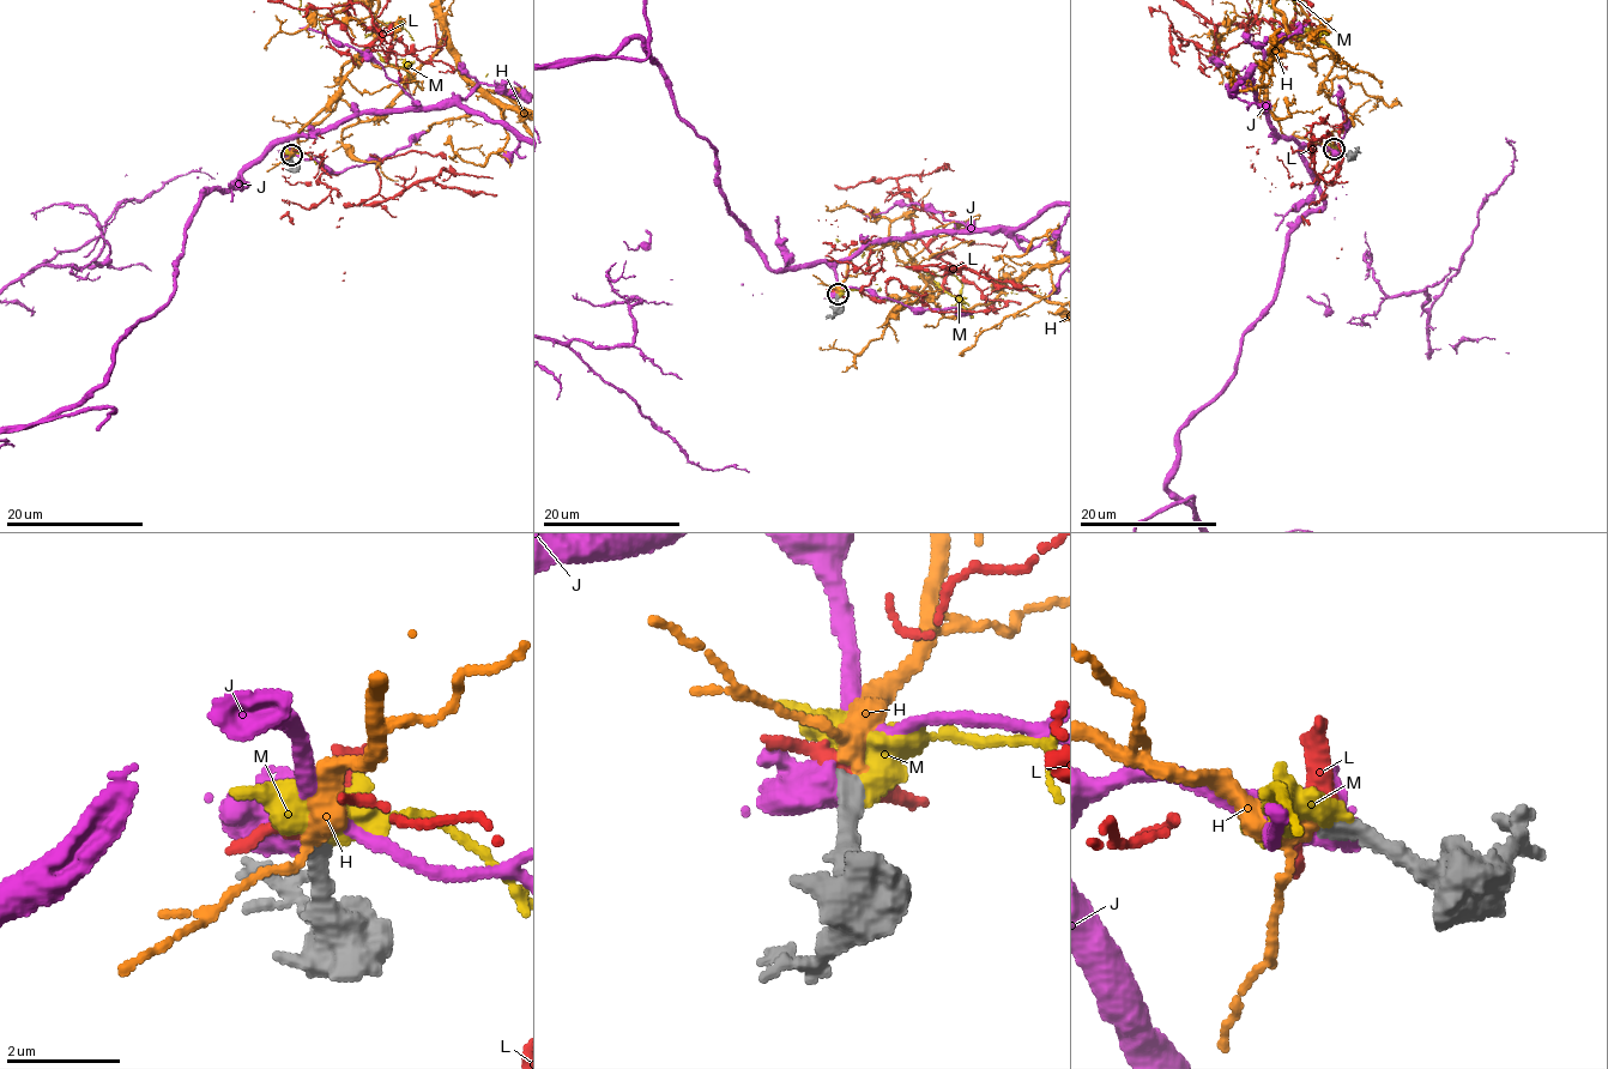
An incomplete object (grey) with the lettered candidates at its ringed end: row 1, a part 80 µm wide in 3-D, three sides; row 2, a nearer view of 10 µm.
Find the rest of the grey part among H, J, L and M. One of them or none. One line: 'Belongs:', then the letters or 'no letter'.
Belongs: H

